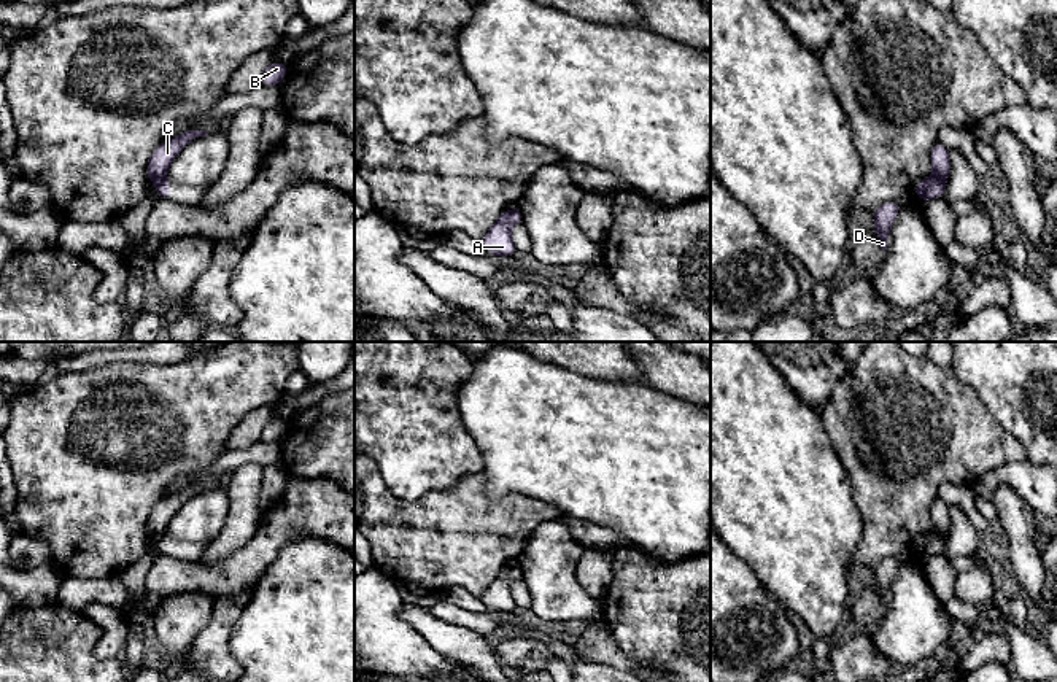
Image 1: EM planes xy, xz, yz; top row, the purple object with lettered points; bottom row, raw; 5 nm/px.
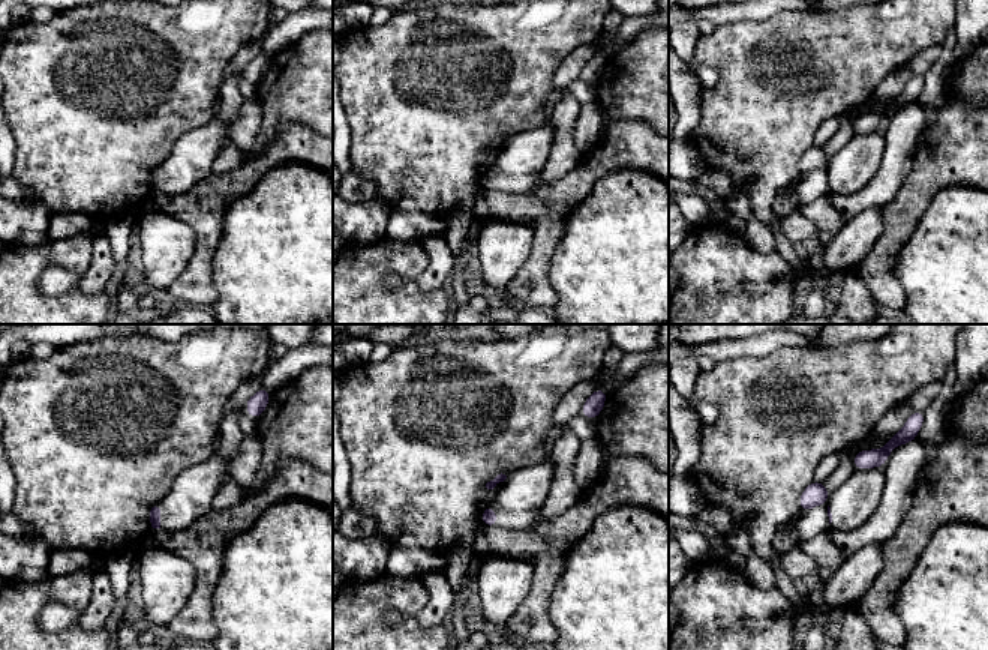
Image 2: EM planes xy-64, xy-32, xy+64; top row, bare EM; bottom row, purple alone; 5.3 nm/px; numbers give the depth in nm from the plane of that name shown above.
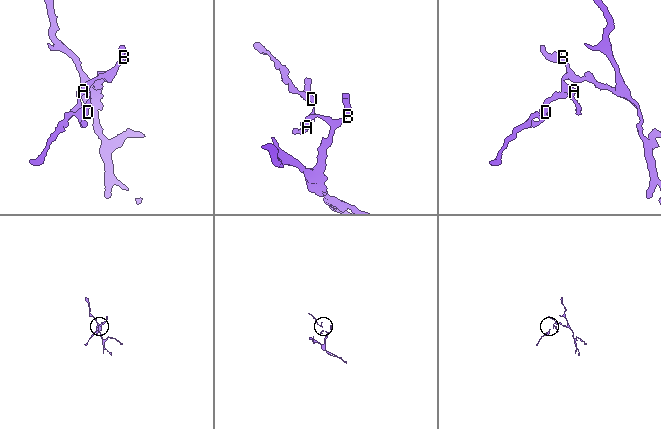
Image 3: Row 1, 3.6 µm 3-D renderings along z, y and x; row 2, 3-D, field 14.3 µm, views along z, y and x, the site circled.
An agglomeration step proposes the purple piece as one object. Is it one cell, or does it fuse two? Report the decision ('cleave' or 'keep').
cleave

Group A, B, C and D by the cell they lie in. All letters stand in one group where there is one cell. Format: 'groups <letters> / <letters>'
groups A B C / D

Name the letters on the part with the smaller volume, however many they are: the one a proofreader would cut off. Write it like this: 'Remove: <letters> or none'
Remove: D

